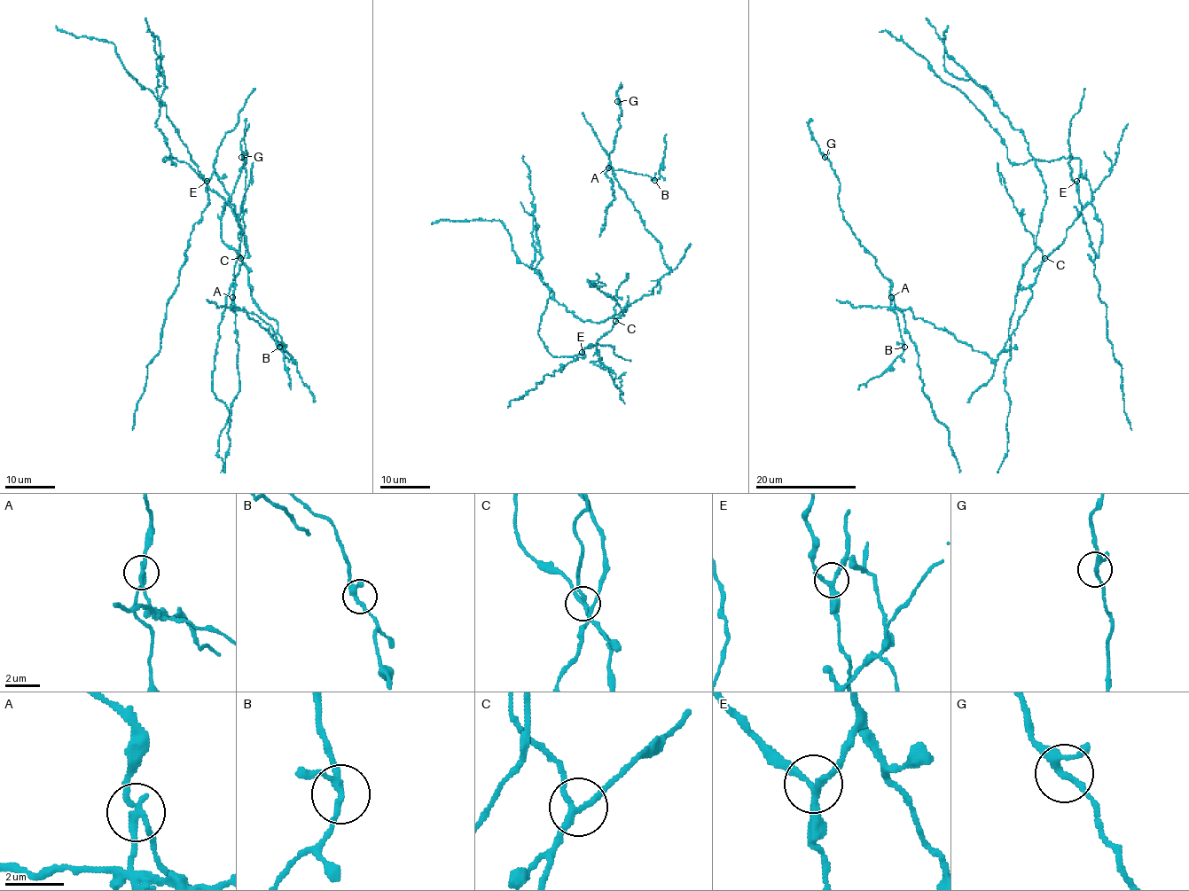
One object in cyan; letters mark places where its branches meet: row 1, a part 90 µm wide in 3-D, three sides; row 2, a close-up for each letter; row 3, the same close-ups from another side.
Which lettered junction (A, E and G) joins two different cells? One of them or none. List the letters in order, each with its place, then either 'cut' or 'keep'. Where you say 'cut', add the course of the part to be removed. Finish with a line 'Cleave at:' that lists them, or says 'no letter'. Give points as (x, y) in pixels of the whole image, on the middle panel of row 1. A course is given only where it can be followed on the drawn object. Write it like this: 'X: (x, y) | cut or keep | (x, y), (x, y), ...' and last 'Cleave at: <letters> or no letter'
A: (608, 168) | cut | (608, 168), (660, 243), (669, 273), (657, 282), (653, 293), (626, 307), (597, 340), (597, 355), (624, 403)
E: (582, 352) | keep
G: (617, 101) | keep
Cleave at: A

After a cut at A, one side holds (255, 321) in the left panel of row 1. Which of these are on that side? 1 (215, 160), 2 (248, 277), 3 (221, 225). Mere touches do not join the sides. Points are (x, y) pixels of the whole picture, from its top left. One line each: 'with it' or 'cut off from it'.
1: cut off from it
2: with it
3: with it

